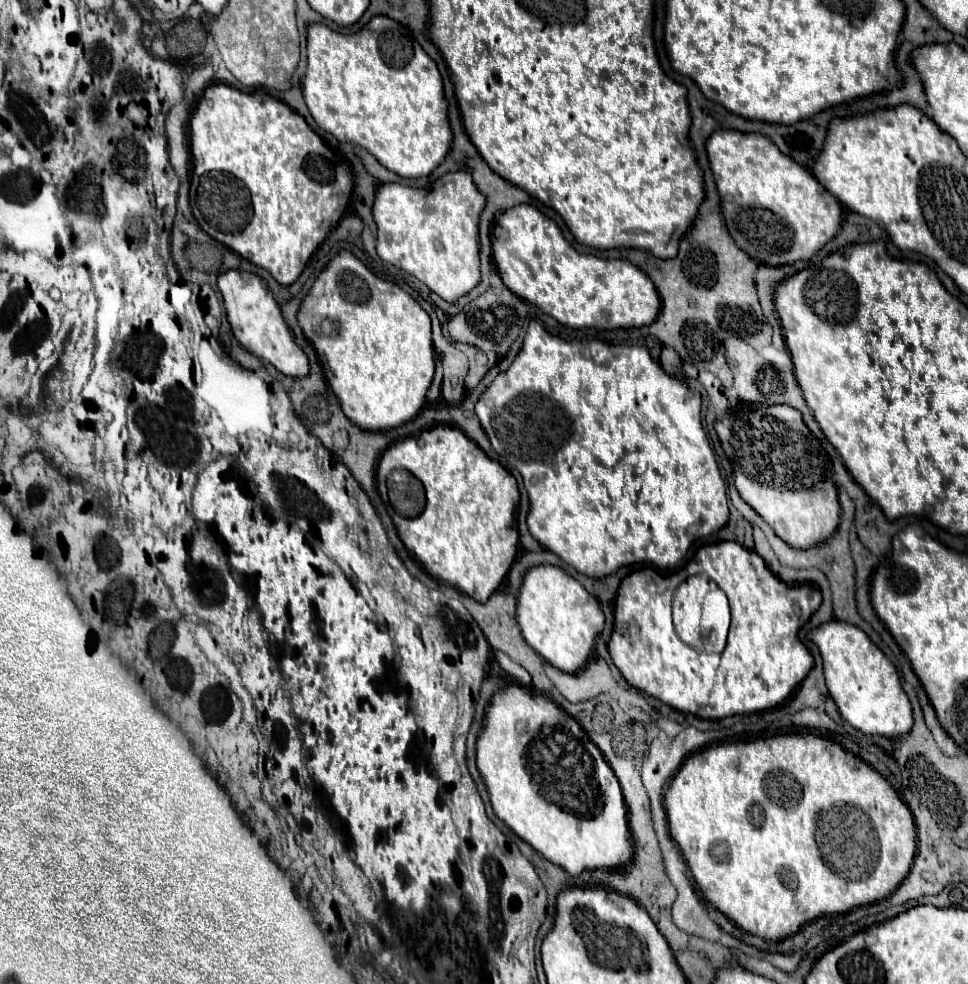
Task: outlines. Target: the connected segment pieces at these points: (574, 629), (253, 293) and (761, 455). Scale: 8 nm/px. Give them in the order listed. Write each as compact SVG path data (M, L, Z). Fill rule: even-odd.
M534 566L522 578L516 622L528 646L532 646L554 668L572 674L584 668L588 662L594 650L594 638L604 626L604 614L598 606L598 600L562 568Z
M228 270L218 276L218 290L224 298L224 308L232 334L244 350L264 362L270 362L284 376L302 378L308 374L308 358L302 348L298 348L298 344L292 340L292 334L282 320L280 306L276 304L272 292L266 290L266 286L262 284L262 278L254 276L252 272Z
M742 402L732 408L724 418L720 418L714 428L722 442L724 454L732 462L736 490L740 492L742 500L746 500L758 514L762 514L762 518L770 524L778 538L782 538L792 548L808 550L834 534L840 522L840 504L836 496L832 462L820 442L802 422L802 416L798 416L798 410L782 404L762 406Z

